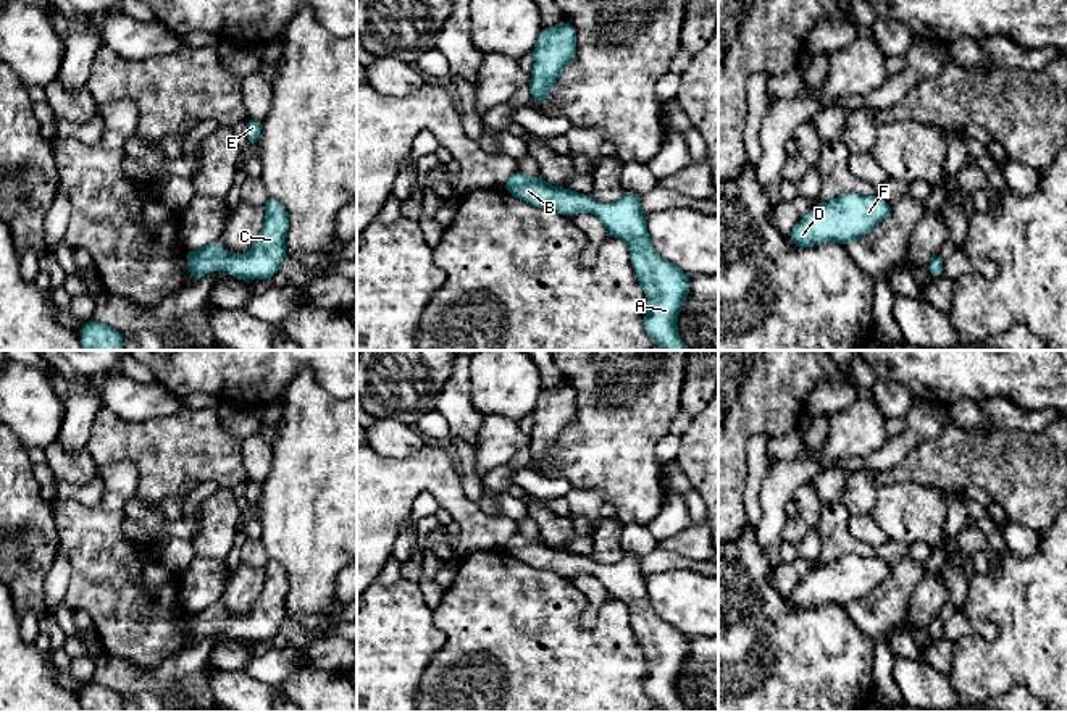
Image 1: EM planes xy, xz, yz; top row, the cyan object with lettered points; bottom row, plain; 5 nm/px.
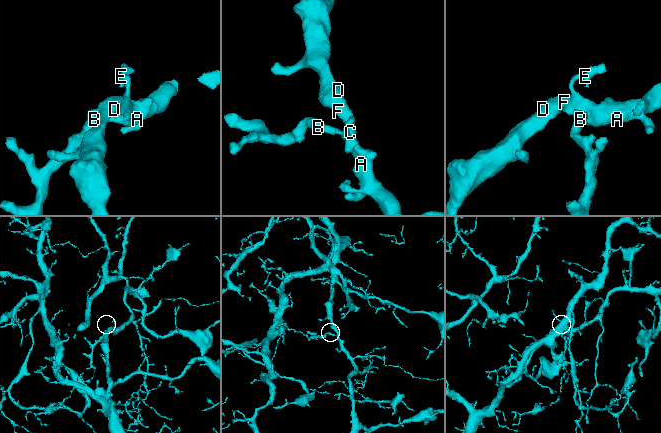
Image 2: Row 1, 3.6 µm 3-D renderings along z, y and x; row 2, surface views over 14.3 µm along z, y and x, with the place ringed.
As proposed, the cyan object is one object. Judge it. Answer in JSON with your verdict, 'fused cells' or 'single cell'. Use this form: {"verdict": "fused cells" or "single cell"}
{"verdict": "single cell"}

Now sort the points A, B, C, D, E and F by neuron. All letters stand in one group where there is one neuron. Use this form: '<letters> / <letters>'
A B C D E F

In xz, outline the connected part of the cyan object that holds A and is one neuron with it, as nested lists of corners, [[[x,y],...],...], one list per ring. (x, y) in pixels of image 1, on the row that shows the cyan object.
[[[520,171],[507,179],[504,189],[536,208],[550,208],[565,216],[594,213],[610,236],[623,241],[631,252],[631,265],[647,295],[647,336],[663,350],[688,350],[676,329],[678,313],[689,294],[688,273],[652,247],[638,194],[623,192],[615,203],[599,203],[589,195],[549,186],[542,178]]]

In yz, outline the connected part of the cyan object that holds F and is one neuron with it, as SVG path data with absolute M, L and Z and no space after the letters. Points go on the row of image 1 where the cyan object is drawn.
M844 192L831 202L818 202L789 232L796 247L825 242L846 245L868 234L891 215L889 203L878 195Z

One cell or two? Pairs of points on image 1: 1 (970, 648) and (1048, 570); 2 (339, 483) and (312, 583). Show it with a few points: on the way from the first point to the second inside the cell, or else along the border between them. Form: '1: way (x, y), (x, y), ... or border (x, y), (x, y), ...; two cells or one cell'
1: way (996, 646), (1046, 596); one cell
2: way (323, 507), (313, 525), (312, 559); one cell

